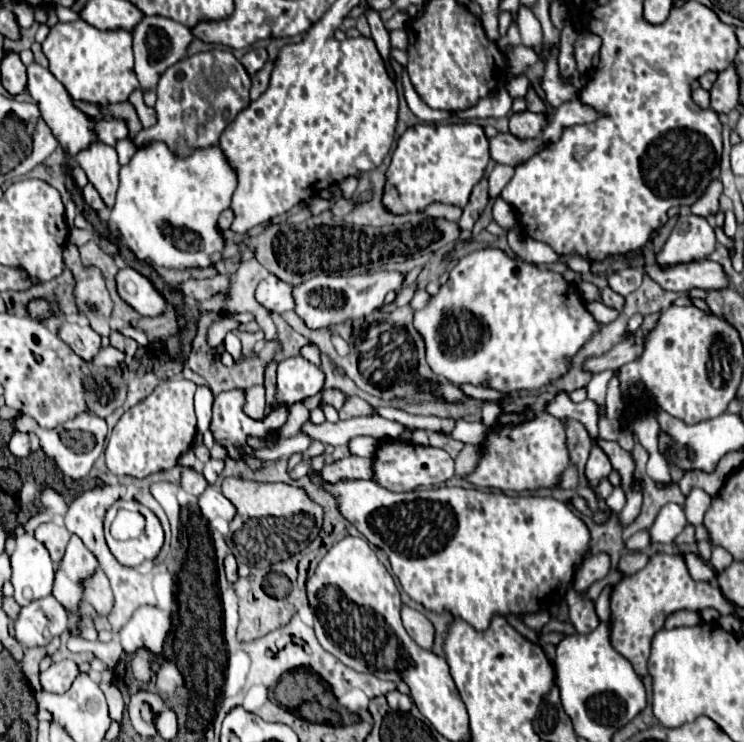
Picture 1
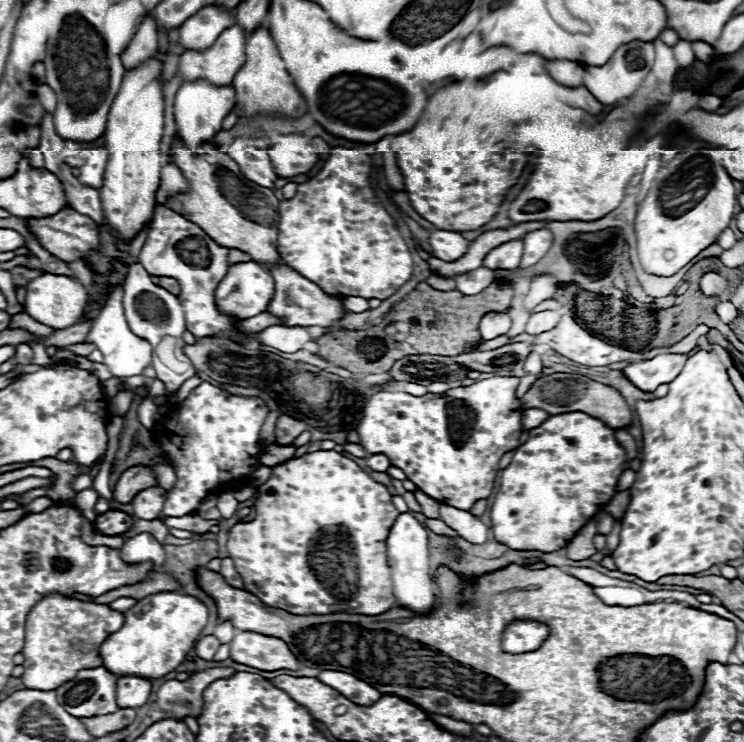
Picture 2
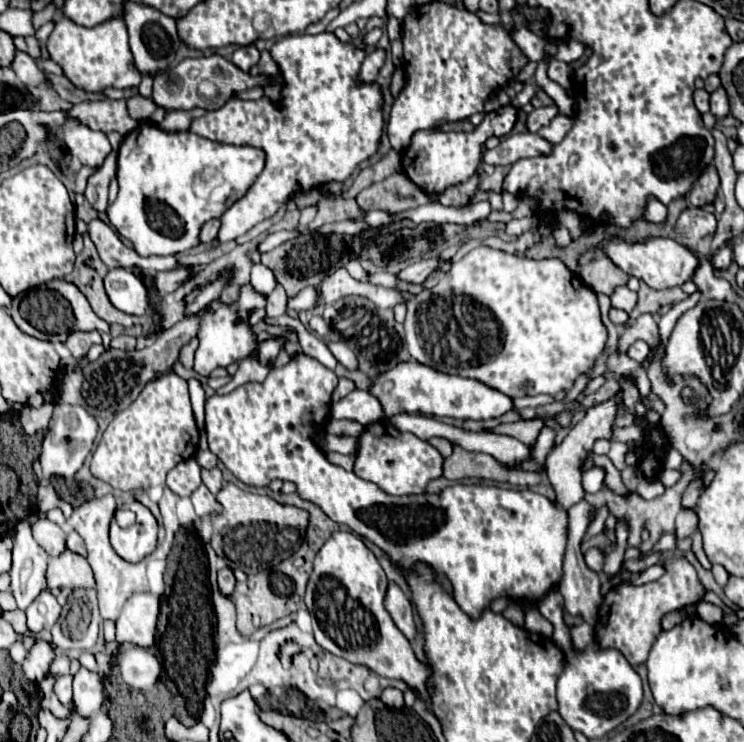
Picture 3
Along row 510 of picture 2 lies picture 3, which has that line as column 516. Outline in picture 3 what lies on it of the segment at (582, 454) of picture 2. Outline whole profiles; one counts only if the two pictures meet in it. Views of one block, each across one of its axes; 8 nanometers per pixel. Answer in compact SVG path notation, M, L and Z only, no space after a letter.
M296 354L286 366L272 368L264 382L248 382L226 396L210 396L206 400L206 434L208 448L224 466L248 486L268 486L272 480L294 482L302 500L316 504L330 520L346 524L352 532L368 538L382 548L394 566L408 568L414 560L428 562L438 574L446 574L454 586L458 606L470 616L478 618L494 598L508 596L516 602L540 602L544 594L558 586L562 576L562 558L566 548L568 516L548 498L532 490L504 490L498 486L464 486L454 484L440 494L418 496L390 496L368 480L346 472L328 462L316 438L326 430L330 420L332 390L338 376L322 366L318 360Z

